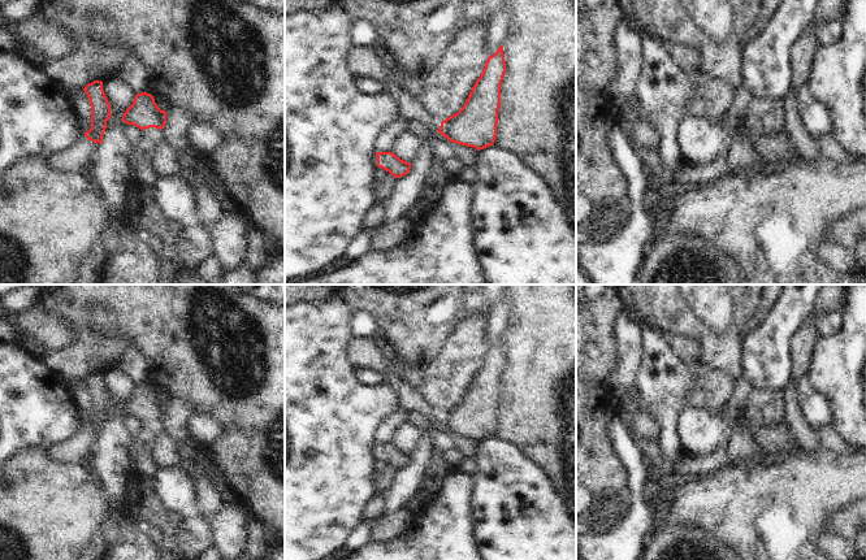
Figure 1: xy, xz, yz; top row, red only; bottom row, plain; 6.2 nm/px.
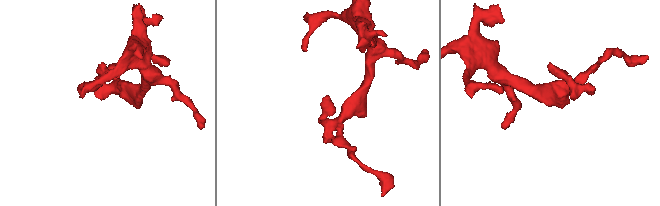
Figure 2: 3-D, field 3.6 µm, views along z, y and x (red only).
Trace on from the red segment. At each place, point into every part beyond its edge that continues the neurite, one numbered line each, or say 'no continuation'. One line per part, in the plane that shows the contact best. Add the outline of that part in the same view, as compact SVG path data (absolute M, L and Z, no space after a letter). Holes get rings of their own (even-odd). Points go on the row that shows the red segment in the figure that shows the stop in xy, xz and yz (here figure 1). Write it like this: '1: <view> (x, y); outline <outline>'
1: xy (76, 160); outline M82 135L72 148L47 160L52 168L64 174L87 174L92 156L99 147L99 143L94 143Z

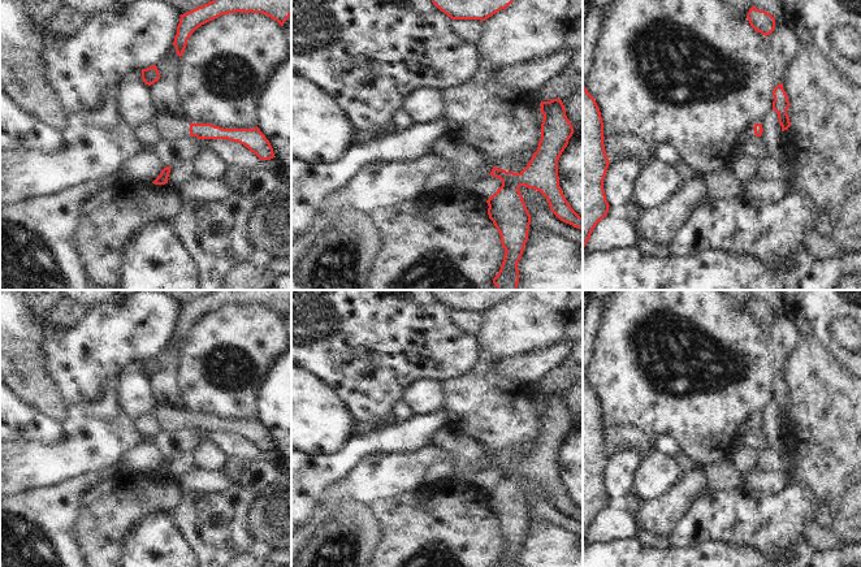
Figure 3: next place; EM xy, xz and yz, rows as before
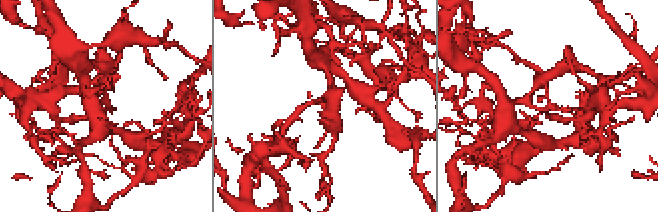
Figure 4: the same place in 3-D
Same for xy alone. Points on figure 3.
1: xy (169, 128); outline M156 116L156 124L163 139L181 139L190 137L190 121L170 116Z

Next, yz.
1: yz (748, 133); outline M752 125L750 127L745 129L744 133L739 137L737 146L736 146L736 150L735 150L735 152L734 152L734 157L737 157L739 155L743 153L743 144L744 144L749 138L756 137L753 126L754 126L754 125Z

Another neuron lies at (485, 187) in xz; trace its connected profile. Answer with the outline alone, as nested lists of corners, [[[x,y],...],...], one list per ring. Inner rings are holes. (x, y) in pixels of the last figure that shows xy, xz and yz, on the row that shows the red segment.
[[[488,176],[477,181],[472,191],[481,199],[488,200],[502,186],[502,181],[497,177]]]

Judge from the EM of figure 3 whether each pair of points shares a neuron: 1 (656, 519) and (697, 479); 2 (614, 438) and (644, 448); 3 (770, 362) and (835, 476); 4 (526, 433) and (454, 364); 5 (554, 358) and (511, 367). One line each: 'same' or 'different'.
1: same
2: same
3: different
4: different
5: same

